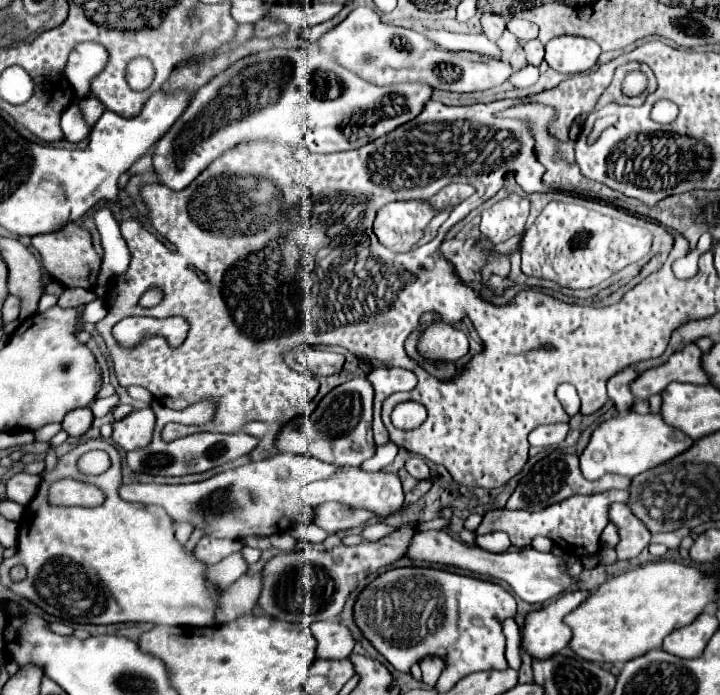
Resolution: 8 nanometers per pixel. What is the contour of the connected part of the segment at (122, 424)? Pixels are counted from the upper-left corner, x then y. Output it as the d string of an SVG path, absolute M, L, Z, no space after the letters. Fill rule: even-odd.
M150 407L132 411L128 417L114 423L112 439L124 451L144 449L152 441L154 423L156 423L156 417L154 417L154 411Z

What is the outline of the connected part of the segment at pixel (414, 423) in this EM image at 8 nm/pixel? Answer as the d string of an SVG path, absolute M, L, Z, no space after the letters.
M406 401L406 403L400 403L394 411L392 411L392 423L394 423L394 427L400 427L400 429L404 430L412 430L416 429L418 425L420 425L420 421L418 421L418 417L420 417L420 413L424 415L426 413L426 409L422 407L422 405L416 405L416 403L412 403L412 401Z

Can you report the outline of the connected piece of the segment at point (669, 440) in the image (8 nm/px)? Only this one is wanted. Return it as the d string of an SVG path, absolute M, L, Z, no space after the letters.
M630 411L626 415L618 415L600 423L600 427L592 433L588 447L580 455L580 471L588 479L600 479L606 473L636 477L648 469L670 461L672 457L682 455L692 445L694 439L690 439L680 429L664 423L660 413L640 415L636 411Z

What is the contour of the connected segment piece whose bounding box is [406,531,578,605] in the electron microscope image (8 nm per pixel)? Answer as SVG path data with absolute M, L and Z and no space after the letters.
M424 531L416 533L410 539L410 547L406 551L406 557L412 561L424 561L424 563L436 563L436 565L450 565L458 569L466 569L478 575L488 575L496 581L504 581L510 585L516 597L520 597L526 603L546 603L554 597L558 597L566 587L574 585L578 579L572 579L564 571L566 555L554 557L552 553L540 553L532 547L514 551L514 553L488 553L476 545L466 545L462 541L452 539L446 531Z

